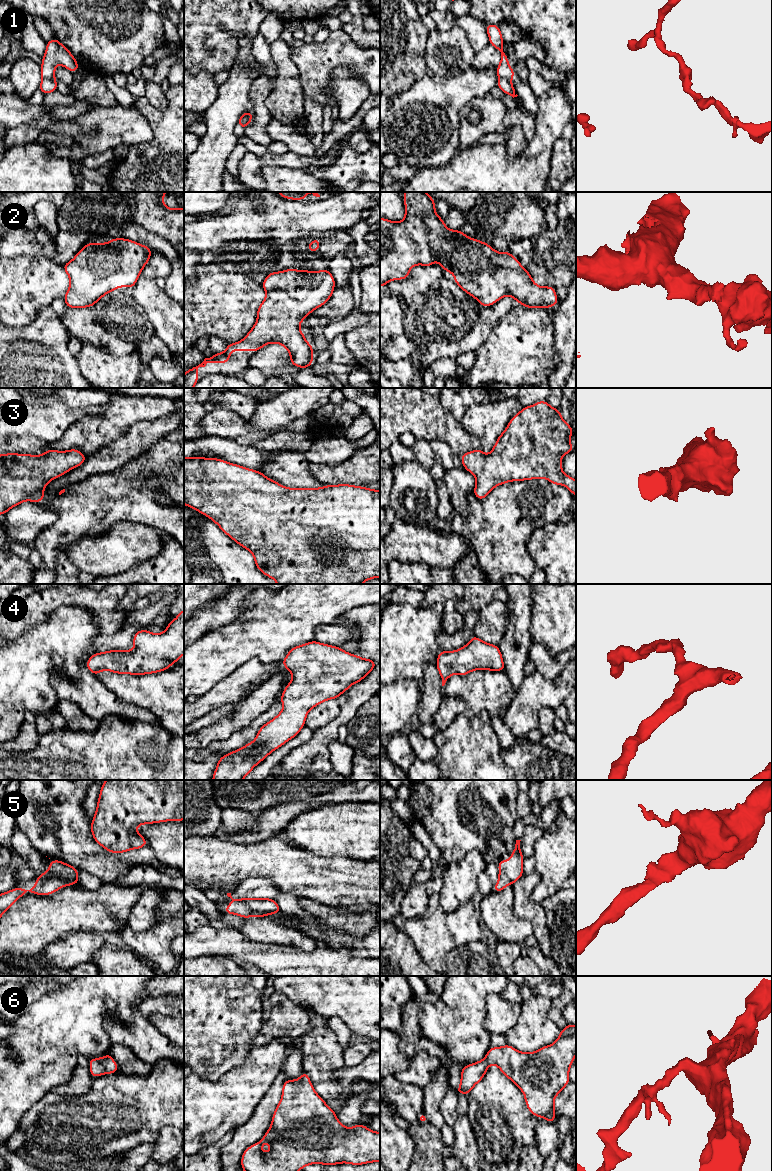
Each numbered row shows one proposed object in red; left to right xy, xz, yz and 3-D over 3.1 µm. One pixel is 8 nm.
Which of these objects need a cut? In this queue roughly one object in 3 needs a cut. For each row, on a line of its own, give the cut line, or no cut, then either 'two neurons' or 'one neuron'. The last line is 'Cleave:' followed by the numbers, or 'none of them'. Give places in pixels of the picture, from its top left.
1: cut xy (42, 78), (54, 79); two neurons
2: cut none; one neuron
3: cut none; one neuron
4: cut none; one neuron
5: cut none; one neuron
6: cut none; one neuron
Cleave: 1

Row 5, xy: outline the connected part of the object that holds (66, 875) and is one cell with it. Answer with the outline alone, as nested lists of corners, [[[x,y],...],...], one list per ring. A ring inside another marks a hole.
[[[49,858],[50,859],[50,858]],[[51,860],[50,867],[42,875],[35,877],[37,884],[30,889],[13,888],[0,894],[0,917],[24,894],[52,895],[64,886],[80,883],[78,869],[60,860]]]

